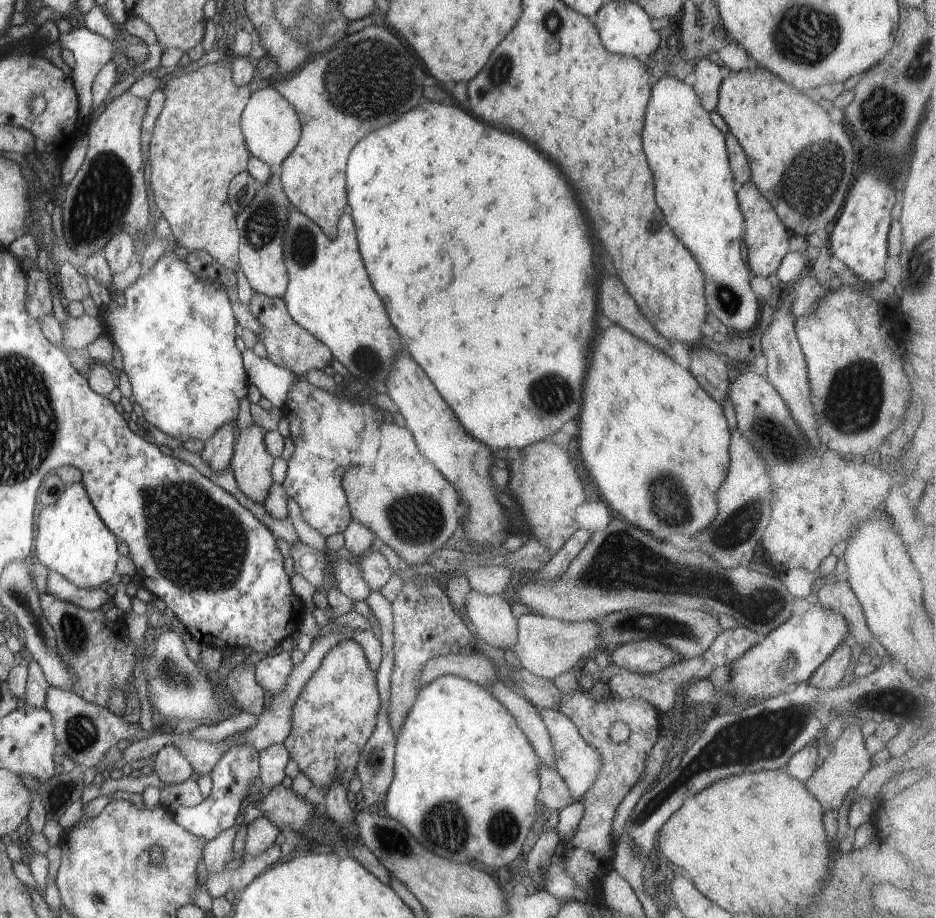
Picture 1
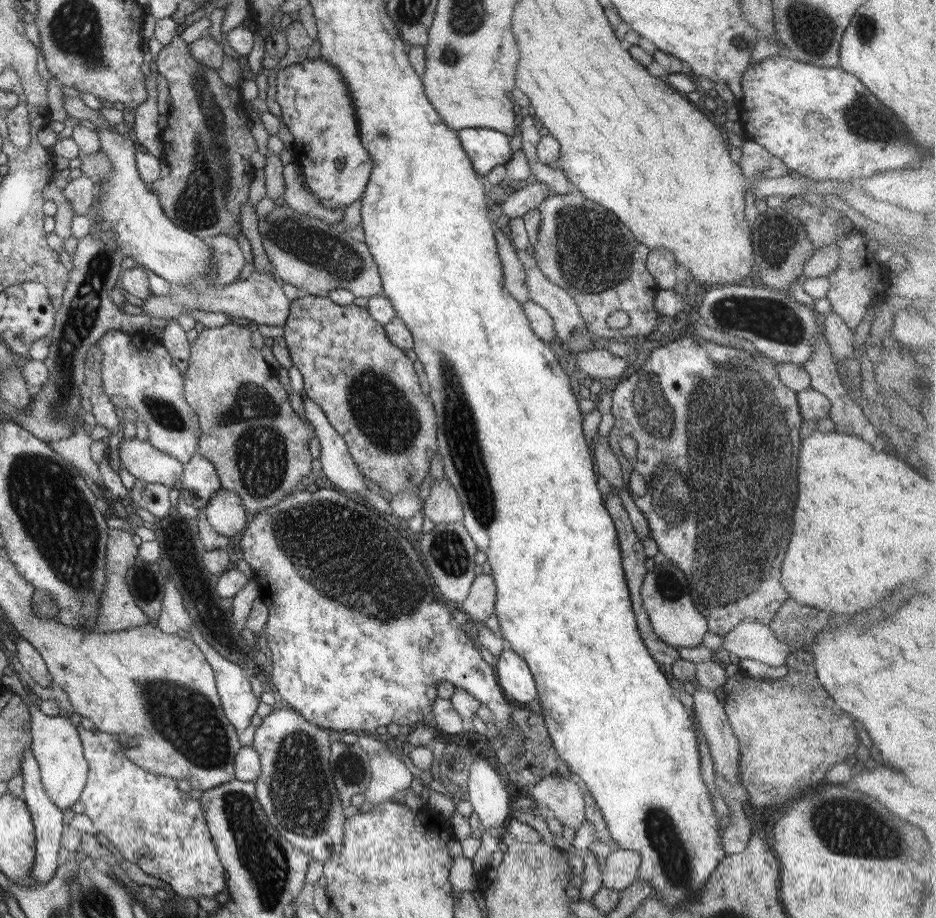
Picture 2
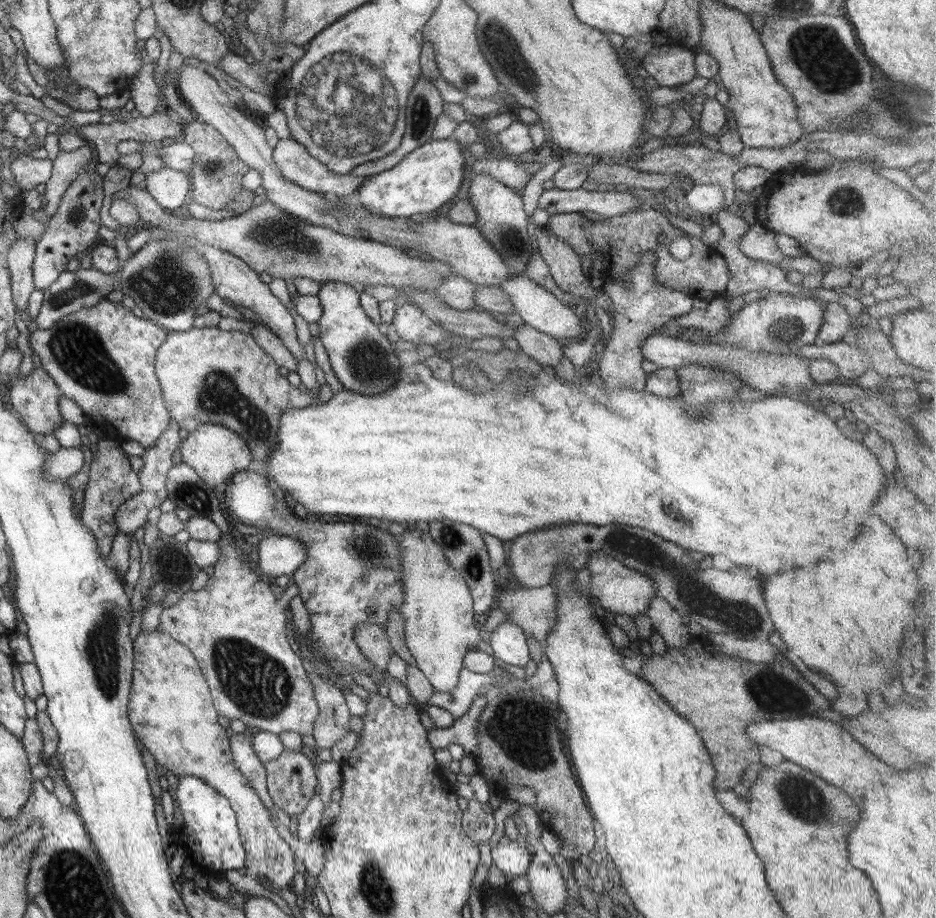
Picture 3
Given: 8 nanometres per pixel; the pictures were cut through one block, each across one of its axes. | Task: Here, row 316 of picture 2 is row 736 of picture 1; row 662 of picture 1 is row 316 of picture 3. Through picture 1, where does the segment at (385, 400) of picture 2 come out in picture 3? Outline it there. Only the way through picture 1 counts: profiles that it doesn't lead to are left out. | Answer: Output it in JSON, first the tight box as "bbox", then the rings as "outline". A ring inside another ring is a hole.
{"bbox":[316,282,400,396],"outline":[[[323,282],[316,297],[321,305],[321,316],[316,320],[318,337],[324,346],[329,366],[337,382],[345,390],[374,396],[390,390],[398,380],[400,365],[396,349],[384,334],[382,326],[373,324],[358,301],[359,289],[342,282]]]}

